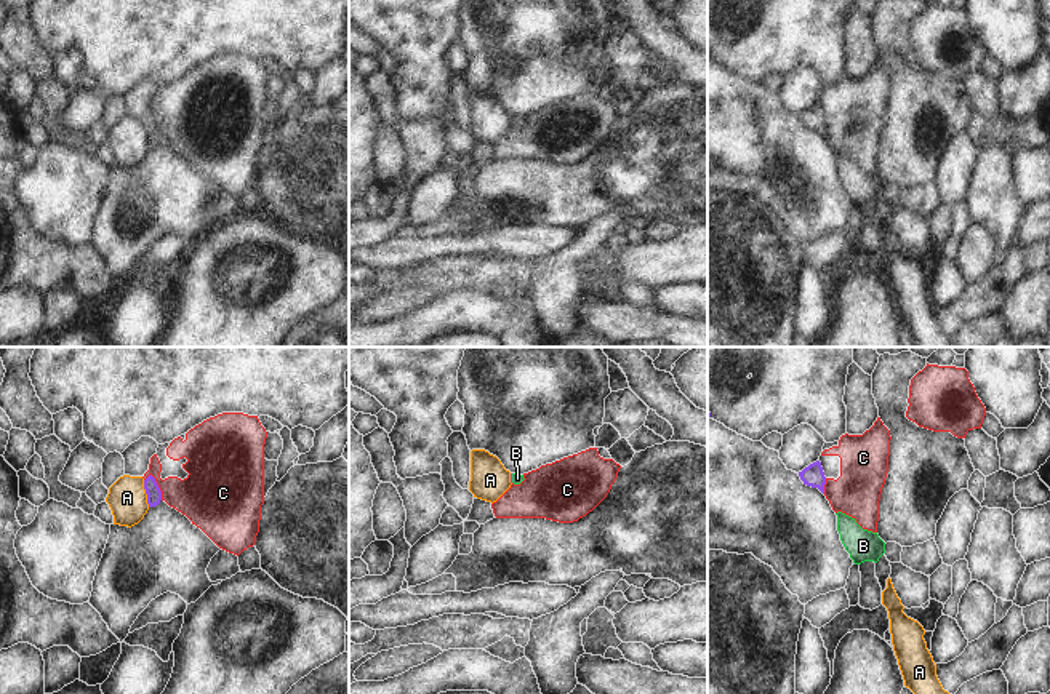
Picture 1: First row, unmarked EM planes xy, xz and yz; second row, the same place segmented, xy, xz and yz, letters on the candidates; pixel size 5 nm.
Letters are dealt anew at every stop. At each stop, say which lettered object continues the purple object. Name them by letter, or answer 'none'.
B

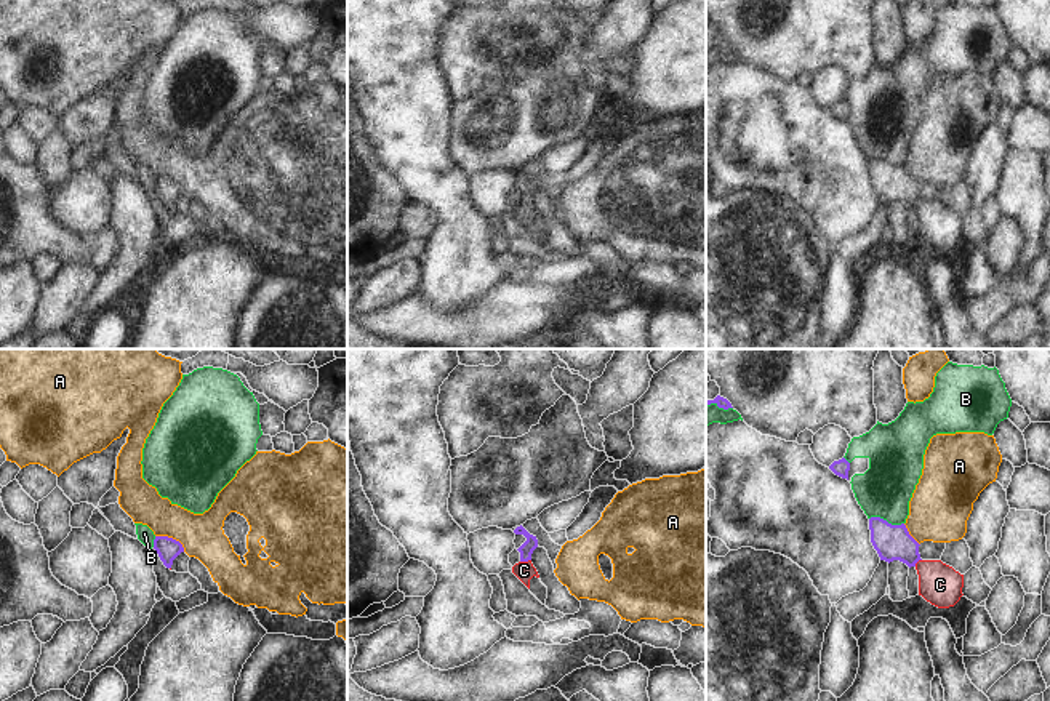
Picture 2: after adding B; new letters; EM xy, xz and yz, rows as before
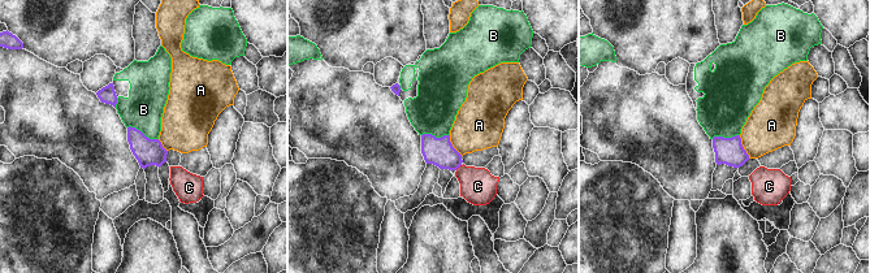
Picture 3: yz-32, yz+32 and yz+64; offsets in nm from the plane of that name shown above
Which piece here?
C

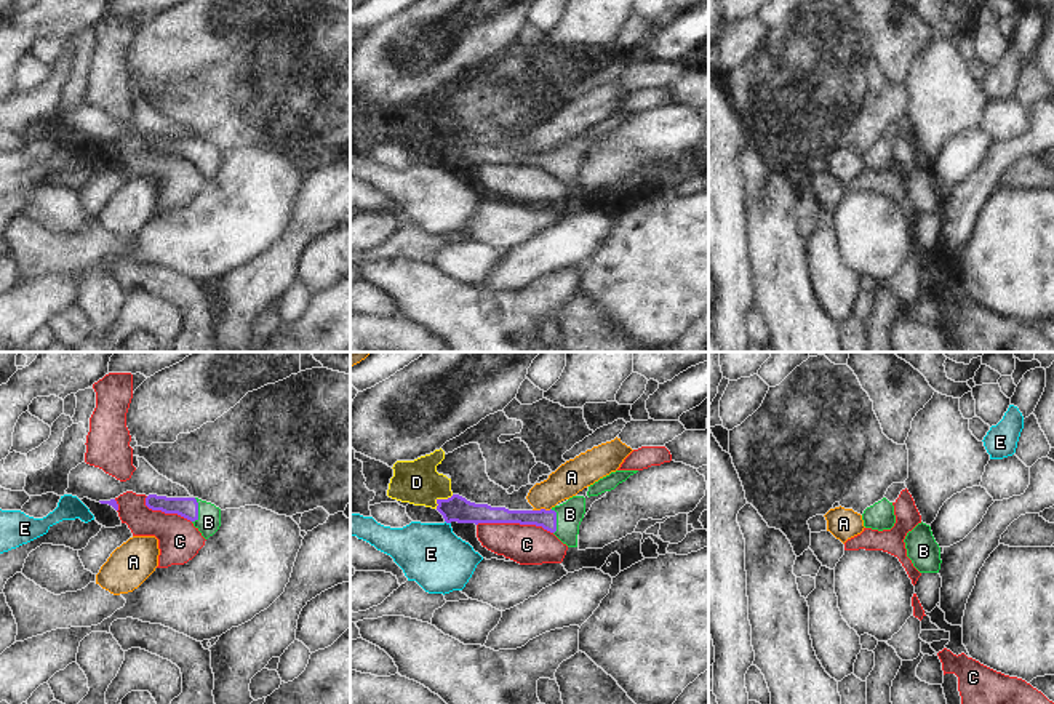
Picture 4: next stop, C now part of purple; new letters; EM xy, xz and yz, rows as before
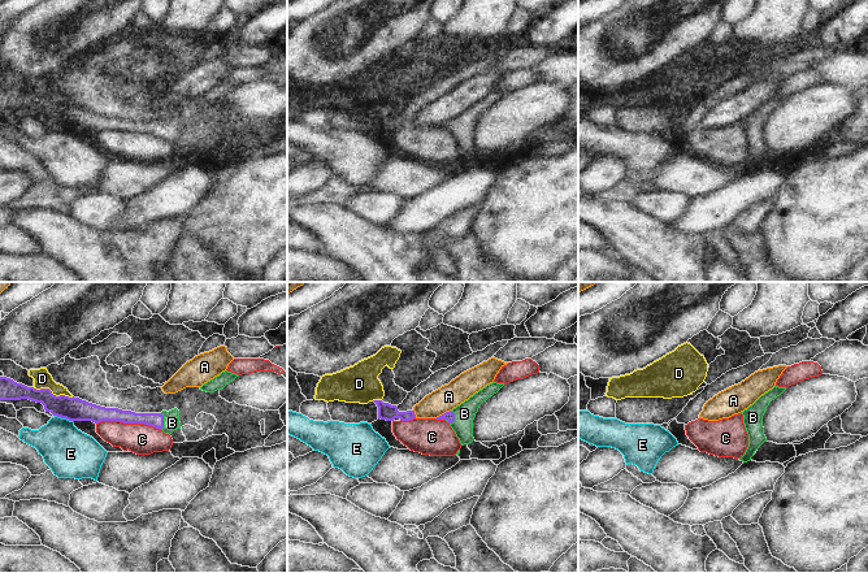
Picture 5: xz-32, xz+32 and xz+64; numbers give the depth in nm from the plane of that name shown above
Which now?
B

